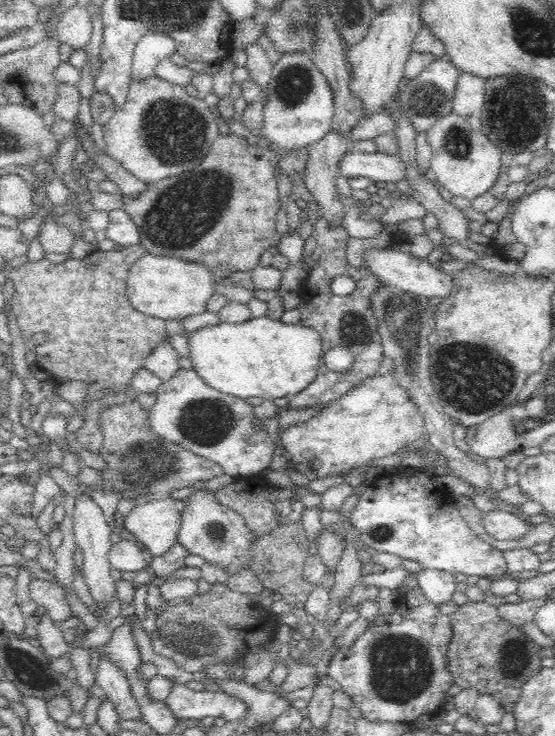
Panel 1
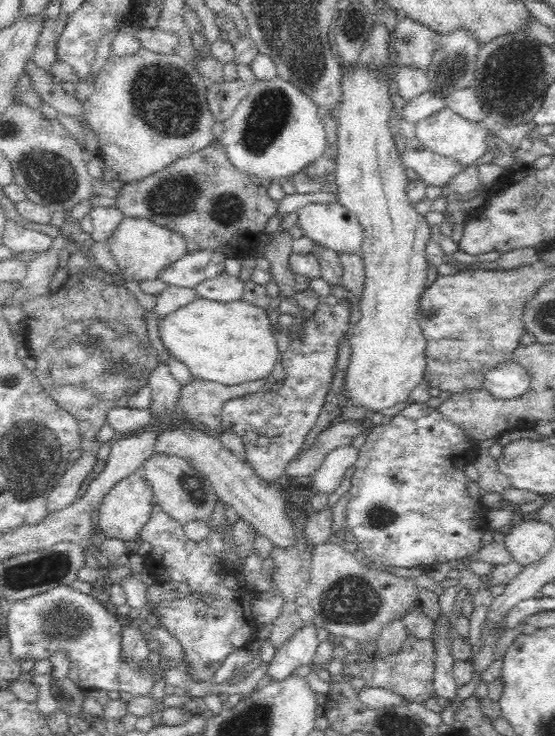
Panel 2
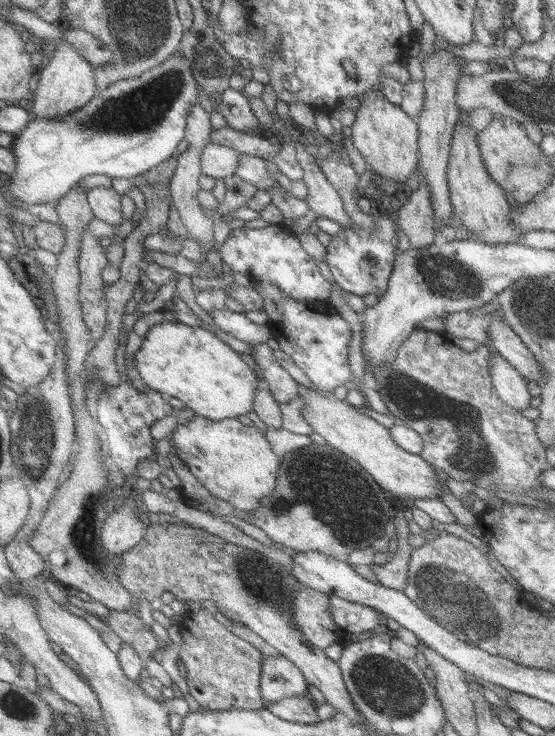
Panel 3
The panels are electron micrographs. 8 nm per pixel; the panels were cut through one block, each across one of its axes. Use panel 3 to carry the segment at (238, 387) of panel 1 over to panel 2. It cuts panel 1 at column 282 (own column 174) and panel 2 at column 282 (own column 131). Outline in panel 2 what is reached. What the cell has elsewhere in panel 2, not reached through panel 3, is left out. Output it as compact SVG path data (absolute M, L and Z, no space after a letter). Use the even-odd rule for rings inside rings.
M202 297L194 298L186 306L159 320L158 331L169 355L184 363L194 379L218 382L226 386L250 382L250 380L271 380L268 376L273 374L274 366L283 348L283 340L272 330L267 310L242 299L232 302L214 302Z

